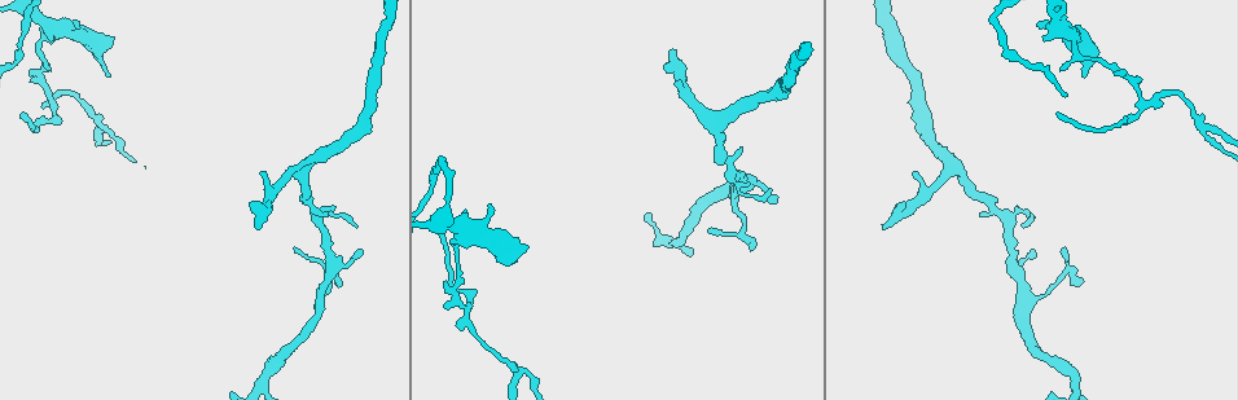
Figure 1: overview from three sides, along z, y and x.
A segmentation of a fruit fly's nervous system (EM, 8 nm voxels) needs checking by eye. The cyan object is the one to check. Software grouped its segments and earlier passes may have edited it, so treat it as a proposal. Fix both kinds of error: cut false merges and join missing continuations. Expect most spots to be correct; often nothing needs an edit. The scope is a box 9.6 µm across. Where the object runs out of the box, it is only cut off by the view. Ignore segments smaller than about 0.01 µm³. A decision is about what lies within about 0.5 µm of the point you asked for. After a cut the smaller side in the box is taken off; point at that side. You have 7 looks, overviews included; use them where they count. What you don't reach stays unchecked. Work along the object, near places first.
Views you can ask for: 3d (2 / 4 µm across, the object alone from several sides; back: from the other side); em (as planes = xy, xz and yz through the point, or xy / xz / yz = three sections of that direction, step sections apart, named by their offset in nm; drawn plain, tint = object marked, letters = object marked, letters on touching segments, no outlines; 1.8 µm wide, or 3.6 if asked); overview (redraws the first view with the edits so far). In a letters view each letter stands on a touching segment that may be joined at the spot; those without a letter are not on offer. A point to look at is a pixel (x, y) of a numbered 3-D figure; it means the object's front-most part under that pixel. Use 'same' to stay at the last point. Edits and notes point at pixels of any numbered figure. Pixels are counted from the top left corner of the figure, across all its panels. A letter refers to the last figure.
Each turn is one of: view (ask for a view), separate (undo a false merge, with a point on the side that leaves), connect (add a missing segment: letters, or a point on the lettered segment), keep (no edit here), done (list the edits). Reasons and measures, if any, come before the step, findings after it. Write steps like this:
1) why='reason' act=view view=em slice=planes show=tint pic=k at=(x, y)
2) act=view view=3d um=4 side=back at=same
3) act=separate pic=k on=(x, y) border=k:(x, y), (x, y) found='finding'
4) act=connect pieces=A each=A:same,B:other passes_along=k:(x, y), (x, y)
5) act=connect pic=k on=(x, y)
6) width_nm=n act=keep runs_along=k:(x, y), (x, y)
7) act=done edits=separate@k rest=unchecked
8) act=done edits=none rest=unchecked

why='two arms at a narrow angle' act=view view=3d um=4 pic=1 at=(512, 367)

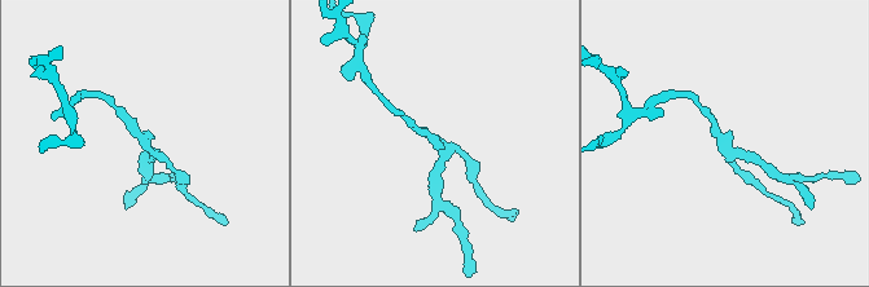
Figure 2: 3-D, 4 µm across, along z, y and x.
arms=3 why='need the tissue' act=view view=em slice=xz step=16 show=letters pic=2 at=(438, 144)

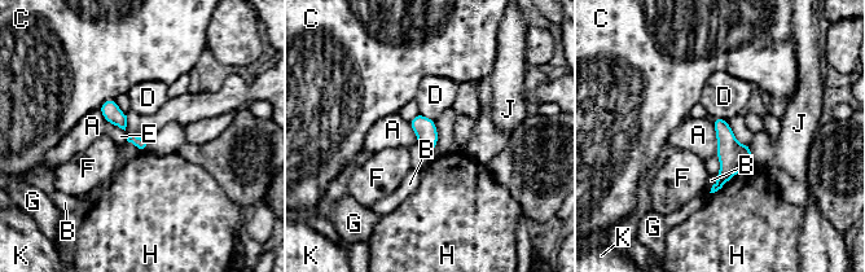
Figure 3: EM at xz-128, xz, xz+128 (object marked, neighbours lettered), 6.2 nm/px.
act=keep each=A:other,B:other,C:other,D:other,E:other,F:other,G:other,H:other,J:other,K:other border=3:(711, 119), (715, 127), (716, 154) found='continuous, no second neuron'

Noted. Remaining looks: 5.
why='free end' act=view view=em slice=xz step=8 show=tint pic=1 at=(1085, 76)

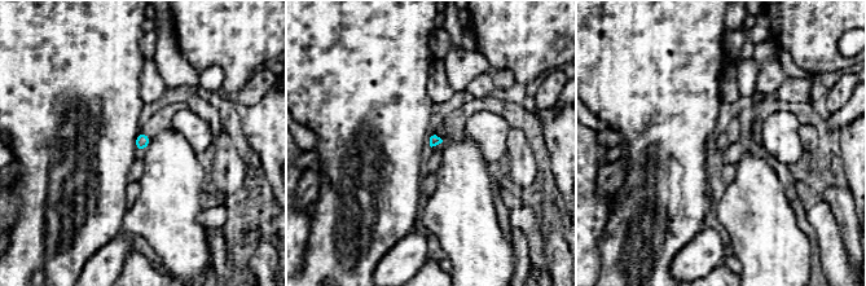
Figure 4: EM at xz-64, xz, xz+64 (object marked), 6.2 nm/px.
act=view view=em slice=planes show=letters at=same

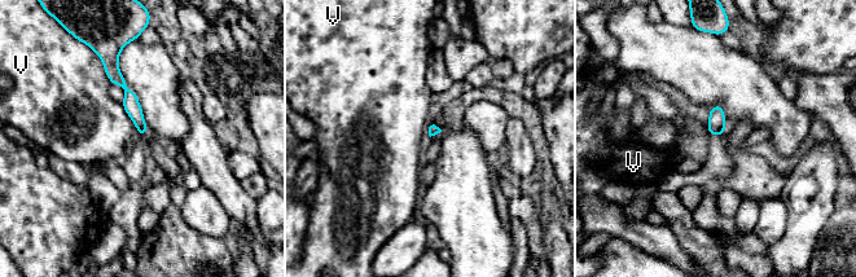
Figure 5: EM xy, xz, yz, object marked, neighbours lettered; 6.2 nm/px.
longest_contact=V:240nm act=keep each=V:other runs_along=5:(113, 62), (141, 132) found='none of them fits'

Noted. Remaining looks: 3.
why='an open end' act=view view=3d um=4 pic=1 at=(671, 50)

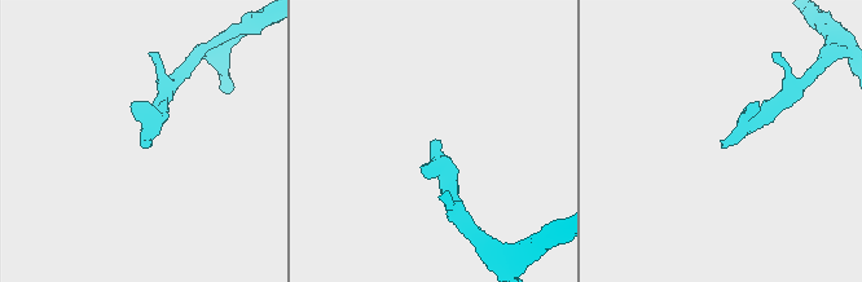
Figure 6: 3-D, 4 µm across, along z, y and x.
why='now the EM' act=view view=em slice=planes show=letters pic=6 at=(721, 142)

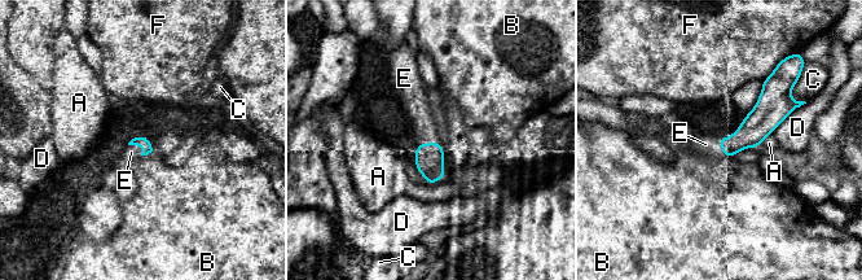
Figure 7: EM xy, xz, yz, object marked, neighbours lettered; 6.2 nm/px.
act=connect pieces=E each=A:other,B:other,C:other,D:other,E:same,F:other found='it goes on there'

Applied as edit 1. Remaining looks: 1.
act=done edits=connect@7 rest=unchecked

